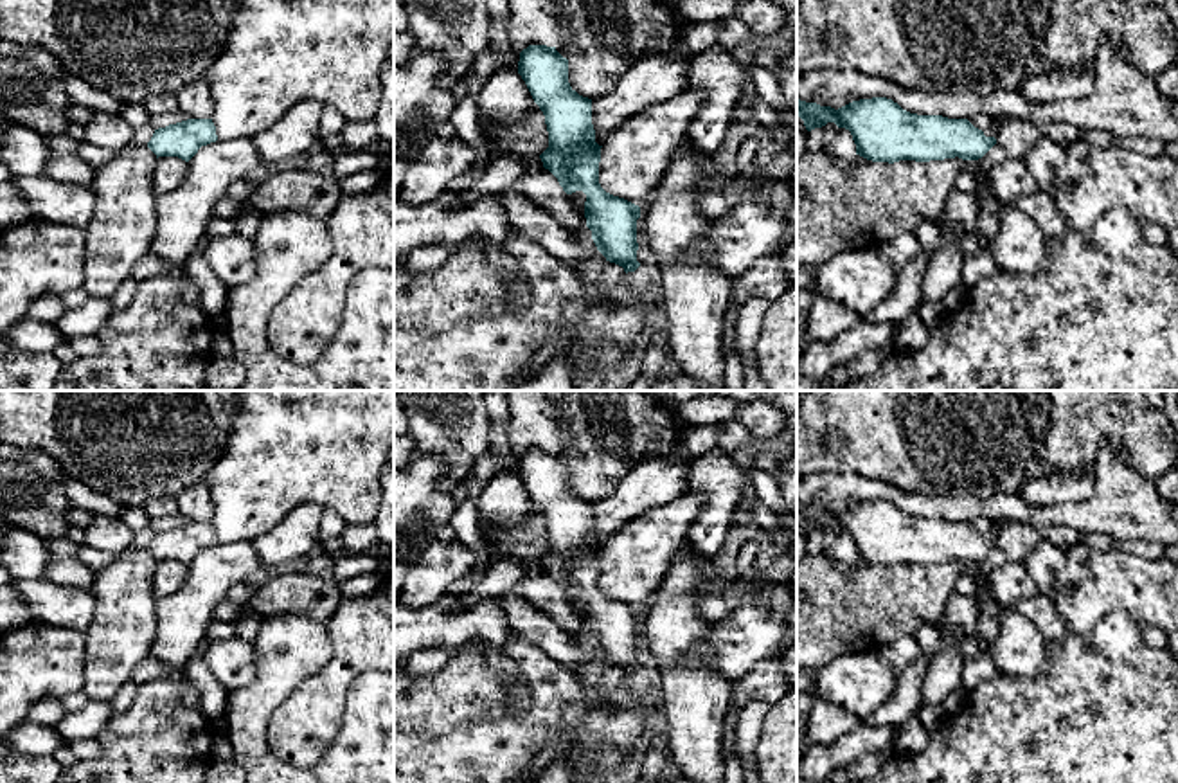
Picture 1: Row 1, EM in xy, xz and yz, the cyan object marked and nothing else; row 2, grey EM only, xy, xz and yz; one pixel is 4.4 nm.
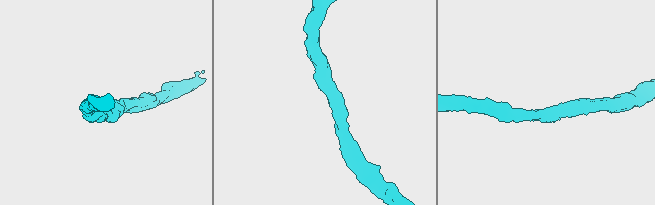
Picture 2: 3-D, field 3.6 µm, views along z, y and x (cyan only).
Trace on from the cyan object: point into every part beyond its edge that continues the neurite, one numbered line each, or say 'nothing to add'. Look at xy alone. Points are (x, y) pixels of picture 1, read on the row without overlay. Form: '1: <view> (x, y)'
nothing to add

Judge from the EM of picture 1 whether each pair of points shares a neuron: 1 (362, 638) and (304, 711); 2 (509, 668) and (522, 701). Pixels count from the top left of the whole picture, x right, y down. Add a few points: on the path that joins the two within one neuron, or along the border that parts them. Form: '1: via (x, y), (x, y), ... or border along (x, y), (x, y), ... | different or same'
1: via (348, 656), (339, 665), (337, 677), (322, 693) | same
2: via (513, 675), (520, 693) | same

